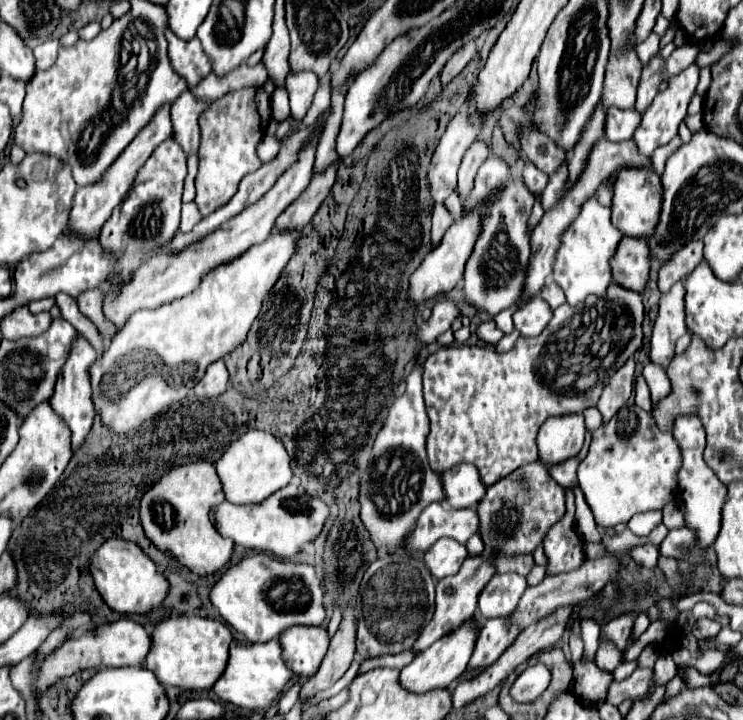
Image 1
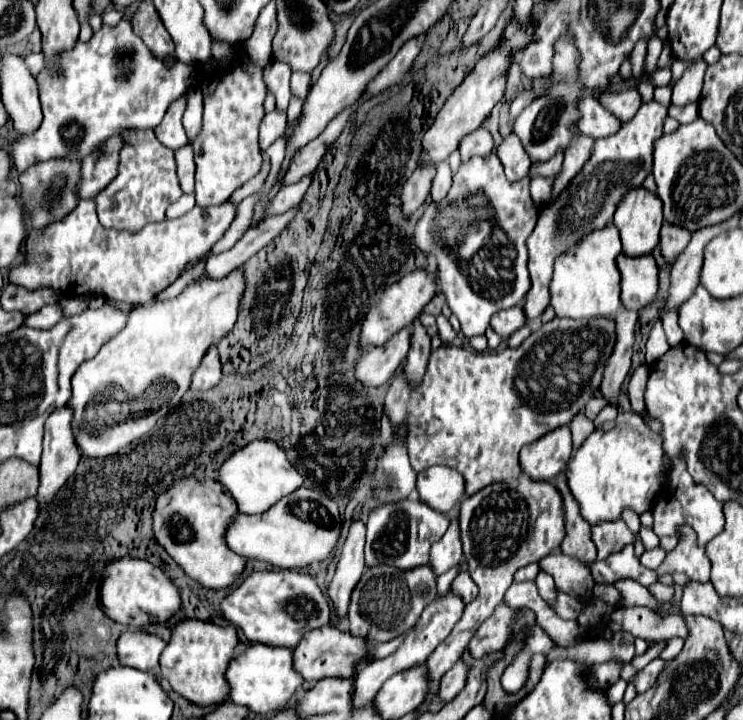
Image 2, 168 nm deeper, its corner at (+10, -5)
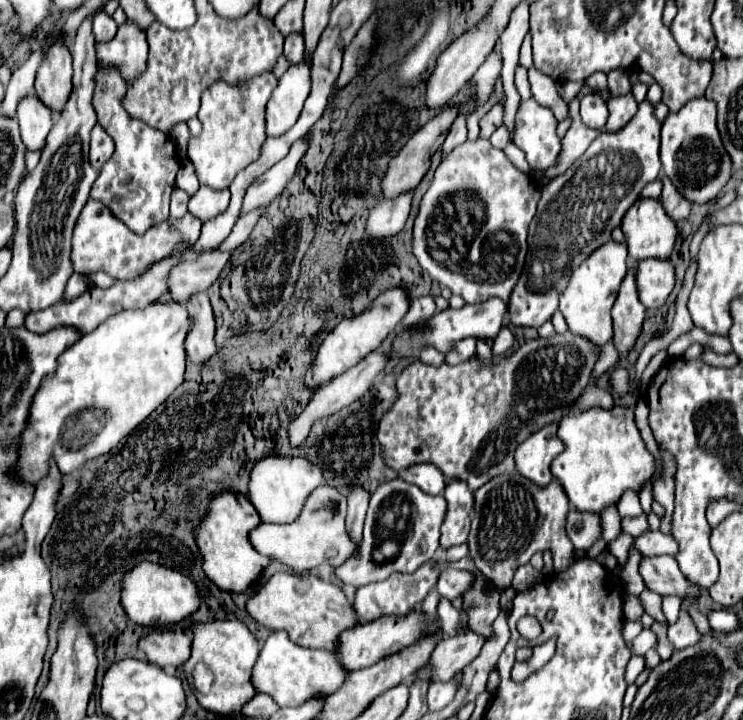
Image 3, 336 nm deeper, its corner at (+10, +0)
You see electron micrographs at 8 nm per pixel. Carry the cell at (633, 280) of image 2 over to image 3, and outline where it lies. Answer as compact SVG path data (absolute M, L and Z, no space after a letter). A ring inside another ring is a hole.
M660 259L638 261L636 283L640 287L640 303L646 309L660 309L674 289L674 267L670 261Z

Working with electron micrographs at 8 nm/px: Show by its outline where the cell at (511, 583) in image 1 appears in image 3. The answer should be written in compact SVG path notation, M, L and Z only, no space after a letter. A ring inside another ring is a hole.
M444 569L438 579L438 591L444 599L452 601L454 597L460 597L470 583L472 583L472 573L458 569Z

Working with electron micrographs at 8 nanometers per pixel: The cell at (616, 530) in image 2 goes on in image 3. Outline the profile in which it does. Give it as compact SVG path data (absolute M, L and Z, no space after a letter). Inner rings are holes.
M570 509L566 517L566 535L572 541L574 549L588 551L596 539L600 539L600 517L592 513L582 513L576 509Z

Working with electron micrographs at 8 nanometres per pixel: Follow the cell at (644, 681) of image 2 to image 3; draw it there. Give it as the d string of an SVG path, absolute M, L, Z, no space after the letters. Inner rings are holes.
M680 611L678 621L668 627L668 639L674 643L676 649L684 649L684 647L694 647L696 643L700 643L702 635L696 631L688 613Z

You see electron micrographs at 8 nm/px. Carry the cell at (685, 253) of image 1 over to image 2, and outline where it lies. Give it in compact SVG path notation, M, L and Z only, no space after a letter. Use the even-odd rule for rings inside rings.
M664 224L660 230L660 254L666 260L668 266L676 262L676 258L684 252L684 248L690 242L690 232L684 232L684 228L676 228L670 224Z

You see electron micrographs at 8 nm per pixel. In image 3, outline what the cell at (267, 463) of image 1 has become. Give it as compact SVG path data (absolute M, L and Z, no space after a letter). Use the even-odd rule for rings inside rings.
M264 457L252 469L250 501L266 523L292 523L298 519L308 495L324 485L324 471L304 457Z

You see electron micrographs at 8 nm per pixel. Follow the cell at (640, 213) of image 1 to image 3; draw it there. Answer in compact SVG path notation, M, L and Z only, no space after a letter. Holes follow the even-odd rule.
M638 199L636 207L632 207L632 211L628 211L628 215L624 215L622 231L626 235L628 255L632 257L632 261L650 259L650 257L670 259L676 239L678 239L676 223L666 215L666 211L658 199Z

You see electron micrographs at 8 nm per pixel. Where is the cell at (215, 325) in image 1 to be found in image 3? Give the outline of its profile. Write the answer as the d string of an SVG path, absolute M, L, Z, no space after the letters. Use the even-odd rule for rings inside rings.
M168 301L164 305L148 305L140 311L120 311L118 315L106 319L106 323L96 327L92 333L80 337L80 341L76 341L60 355L56 371L42 379L28 411L28 425L20 433L16 467L10 473L20 481L38 485L38 481L46 477L50 461L58 465L62 475L70 475L78 471L86 461L114 449L120 439L130 435L130 431L134 431L184 381L186 333L188 313L184 311L184 305ZM86 409L104 411L104 417L100 417L98 433L82 433L82 413L86 413Z

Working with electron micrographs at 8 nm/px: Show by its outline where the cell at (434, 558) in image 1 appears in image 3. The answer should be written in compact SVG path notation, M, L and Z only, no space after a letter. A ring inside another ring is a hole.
M450 479L444 489L444 497L448 501L446 517L442 523L440 545L444 549L452 545L466 543L470 533L470 513L468 507L474 507L474 491L462 479Z

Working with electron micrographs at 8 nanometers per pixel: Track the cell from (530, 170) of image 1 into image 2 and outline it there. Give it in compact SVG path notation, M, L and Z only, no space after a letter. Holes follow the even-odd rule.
M516 134L506 136L496 154L498 154L498 158L504 166L506 178L510 182L518 182L518 180L526 178L528 168L530 168L530 158L524 152L524 146L520 144L520 138Z

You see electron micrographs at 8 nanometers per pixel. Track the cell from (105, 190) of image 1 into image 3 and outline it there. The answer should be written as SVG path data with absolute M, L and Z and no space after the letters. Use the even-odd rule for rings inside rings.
M94 125L92 129L92 143L90 143L90 163L96 171L102 169L102 165L112 157L114 153L114 141L112 137L102 129L102 125Z

